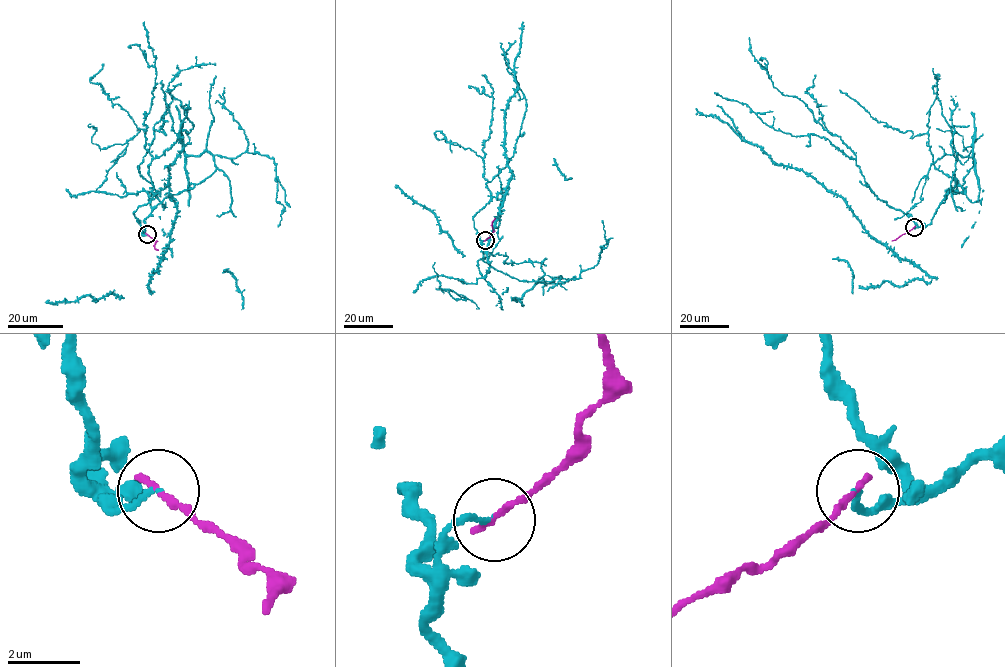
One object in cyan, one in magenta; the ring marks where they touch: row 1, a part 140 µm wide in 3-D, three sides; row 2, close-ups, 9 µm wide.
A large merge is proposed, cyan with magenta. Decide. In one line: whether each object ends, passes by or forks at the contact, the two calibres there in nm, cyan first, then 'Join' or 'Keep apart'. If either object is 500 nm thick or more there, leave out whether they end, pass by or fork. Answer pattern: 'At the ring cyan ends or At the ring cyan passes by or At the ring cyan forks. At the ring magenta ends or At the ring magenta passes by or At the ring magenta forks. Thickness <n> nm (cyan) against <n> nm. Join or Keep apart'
At the ring cyan ends. At the ring magenta ends. Thickness 140 nm (cyan) against 200 nm. Keep apart

